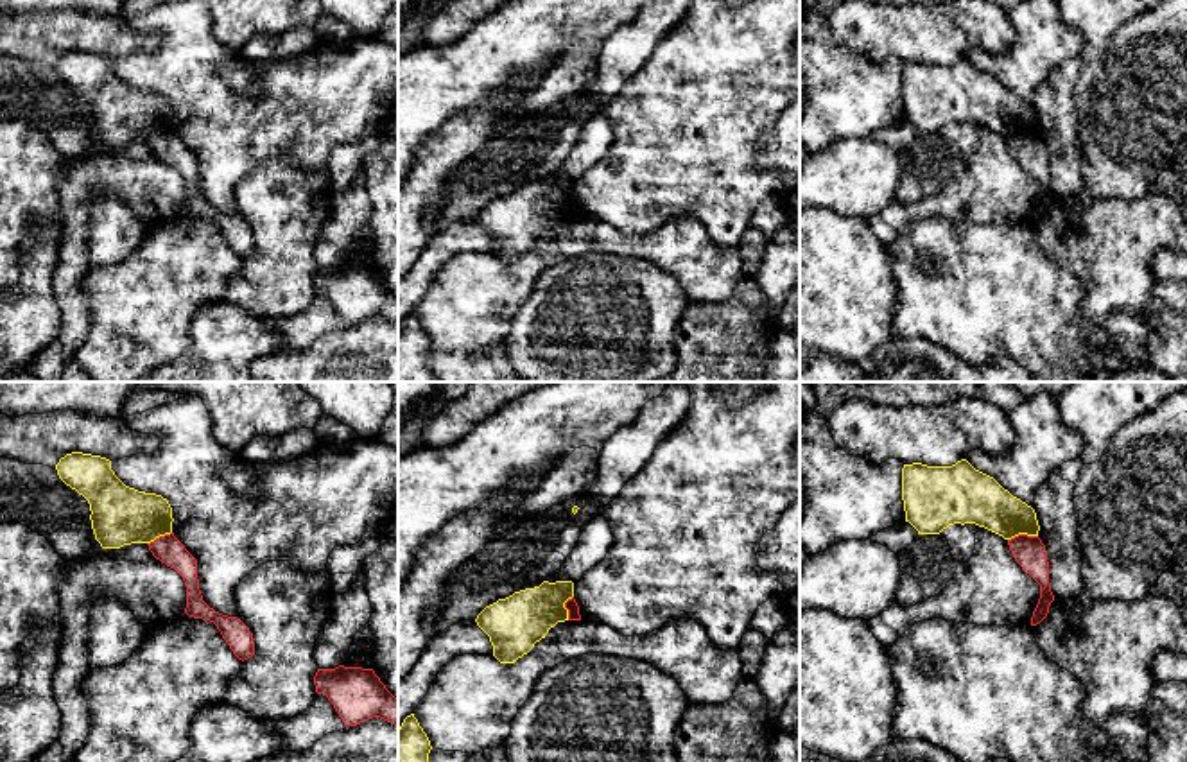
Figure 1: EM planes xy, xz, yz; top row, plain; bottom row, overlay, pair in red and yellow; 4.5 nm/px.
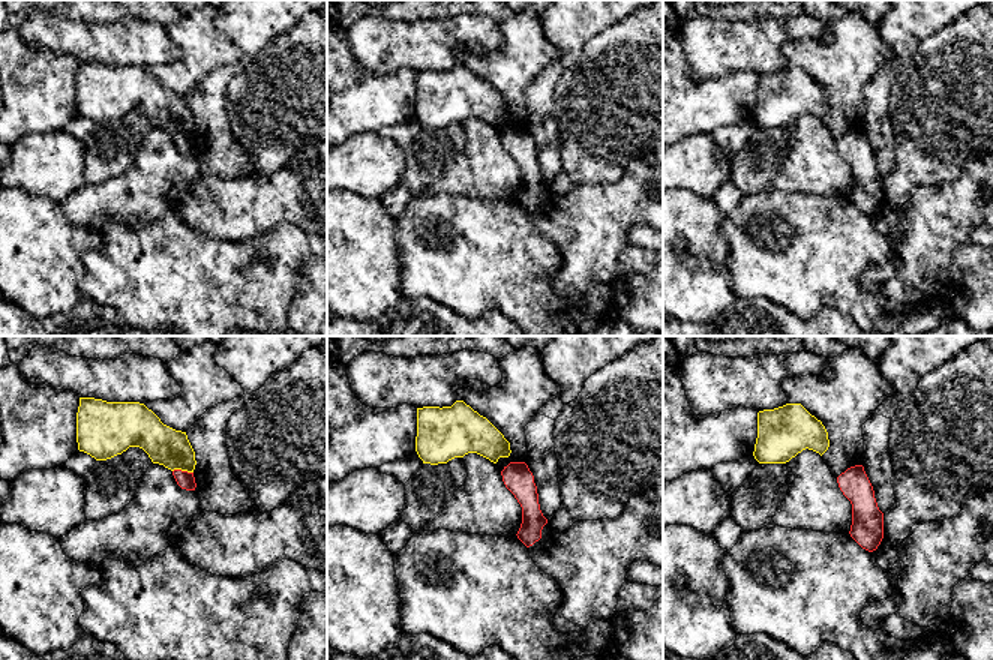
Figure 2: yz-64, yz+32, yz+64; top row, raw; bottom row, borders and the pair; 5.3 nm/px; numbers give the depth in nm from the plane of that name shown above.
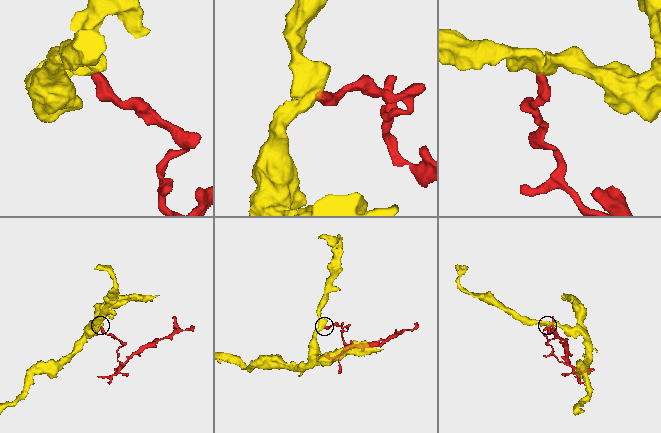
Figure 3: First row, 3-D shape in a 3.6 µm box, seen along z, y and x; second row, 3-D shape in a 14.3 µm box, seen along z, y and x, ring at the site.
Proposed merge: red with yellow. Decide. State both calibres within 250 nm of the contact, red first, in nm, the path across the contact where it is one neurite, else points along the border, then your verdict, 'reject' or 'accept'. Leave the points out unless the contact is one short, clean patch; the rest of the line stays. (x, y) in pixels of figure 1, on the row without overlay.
calibres 150 and 220 nm; border yz (1037, 133), (1015, 133), (1008, 138); reject

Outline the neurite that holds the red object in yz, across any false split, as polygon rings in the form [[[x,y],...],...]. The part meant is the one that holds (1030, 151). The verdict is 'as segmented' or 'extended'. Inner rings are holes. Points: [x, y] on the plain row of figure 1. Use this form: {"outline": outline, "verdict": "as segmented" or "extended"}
{"outline": [[[1018,133],[1008,138],[1015,160],[1040,183],[1040,197],[1031,215],[1031,224],[1040,222],[1054,199],[1049,181],[1049,160],[1045,143],[1038,134]]], "verdict": "as segmented"}

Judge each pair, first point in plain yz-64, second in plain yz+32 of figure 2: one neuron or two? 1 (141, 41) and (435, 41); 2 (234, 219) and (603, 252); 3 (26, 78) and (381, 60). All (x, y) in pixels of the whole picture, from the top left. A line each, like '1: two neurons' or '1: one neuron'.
1: one neuron
2: one neuron
3: two neurons

